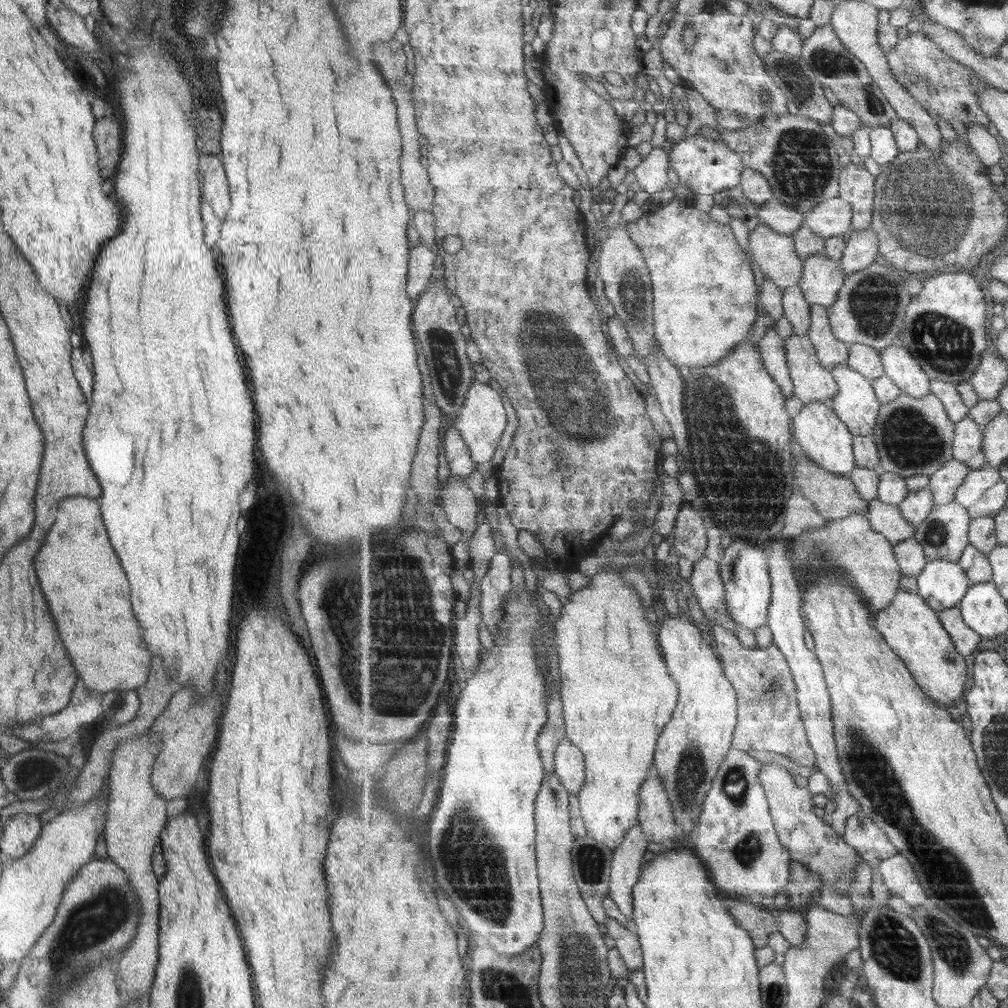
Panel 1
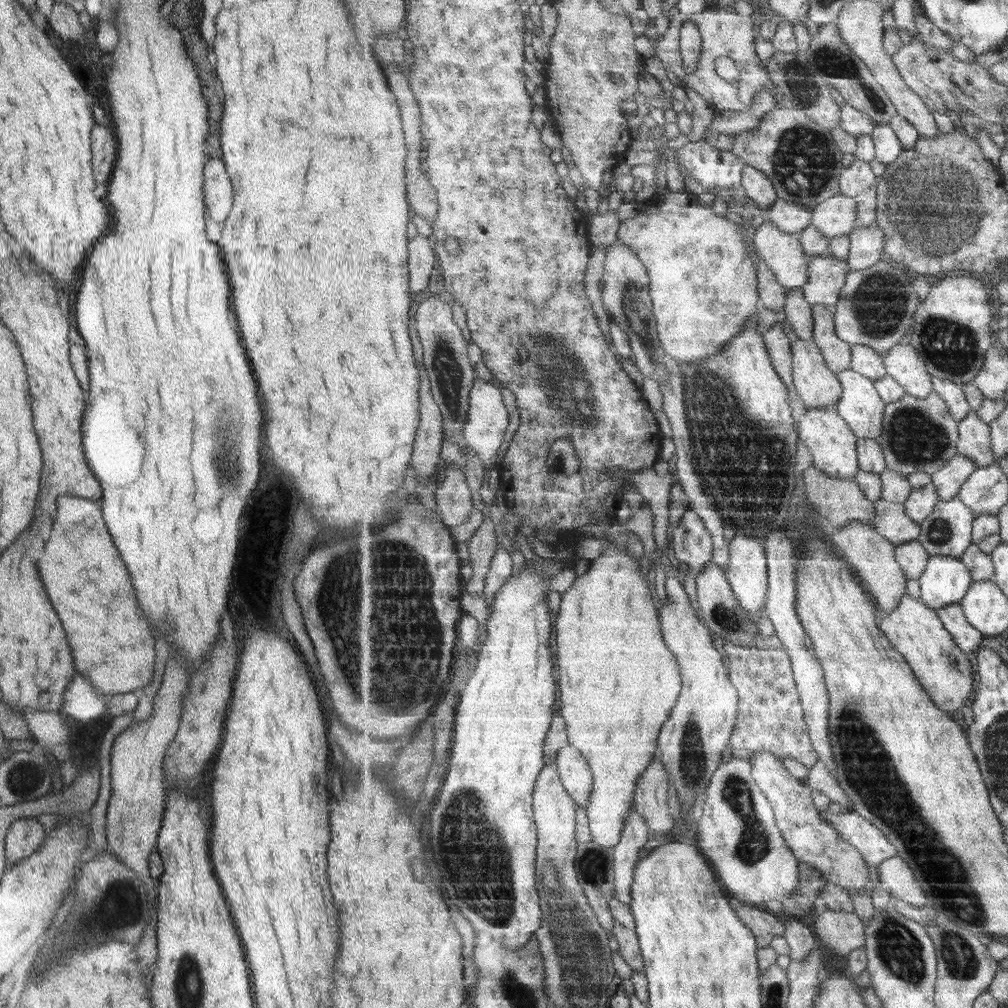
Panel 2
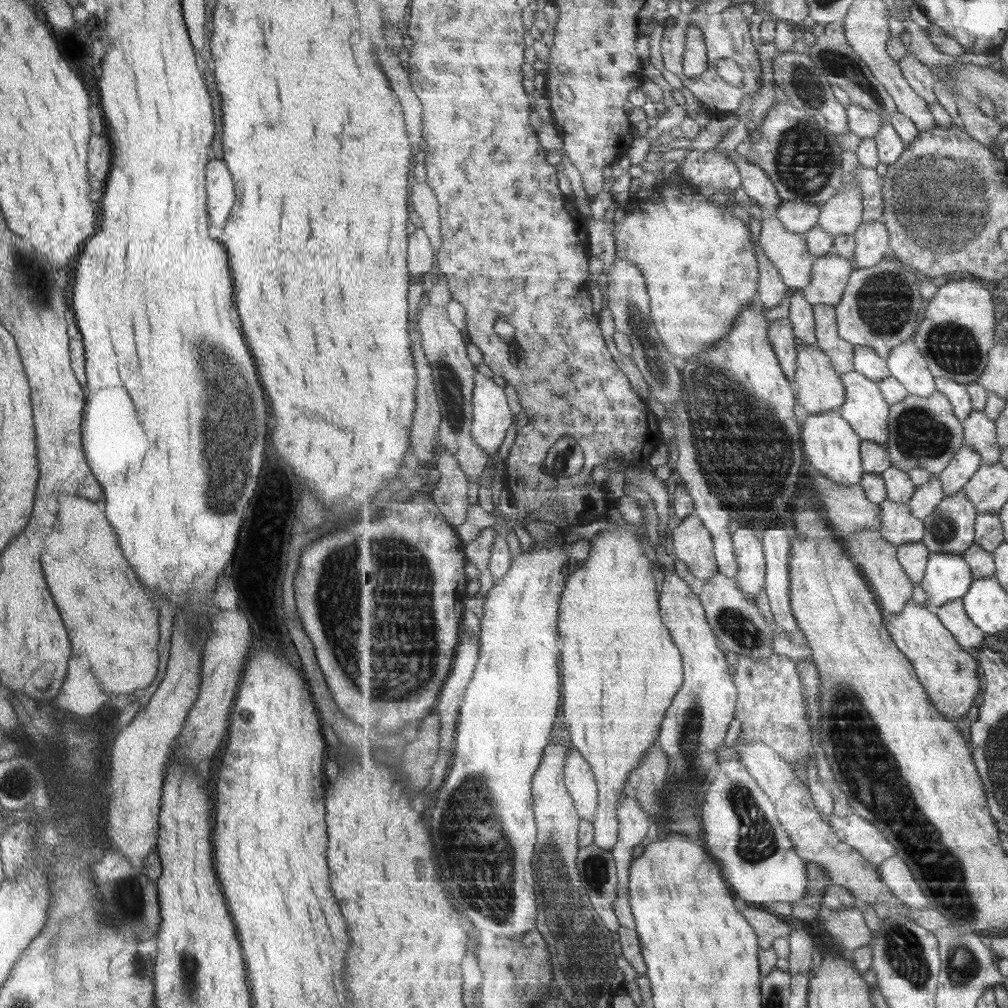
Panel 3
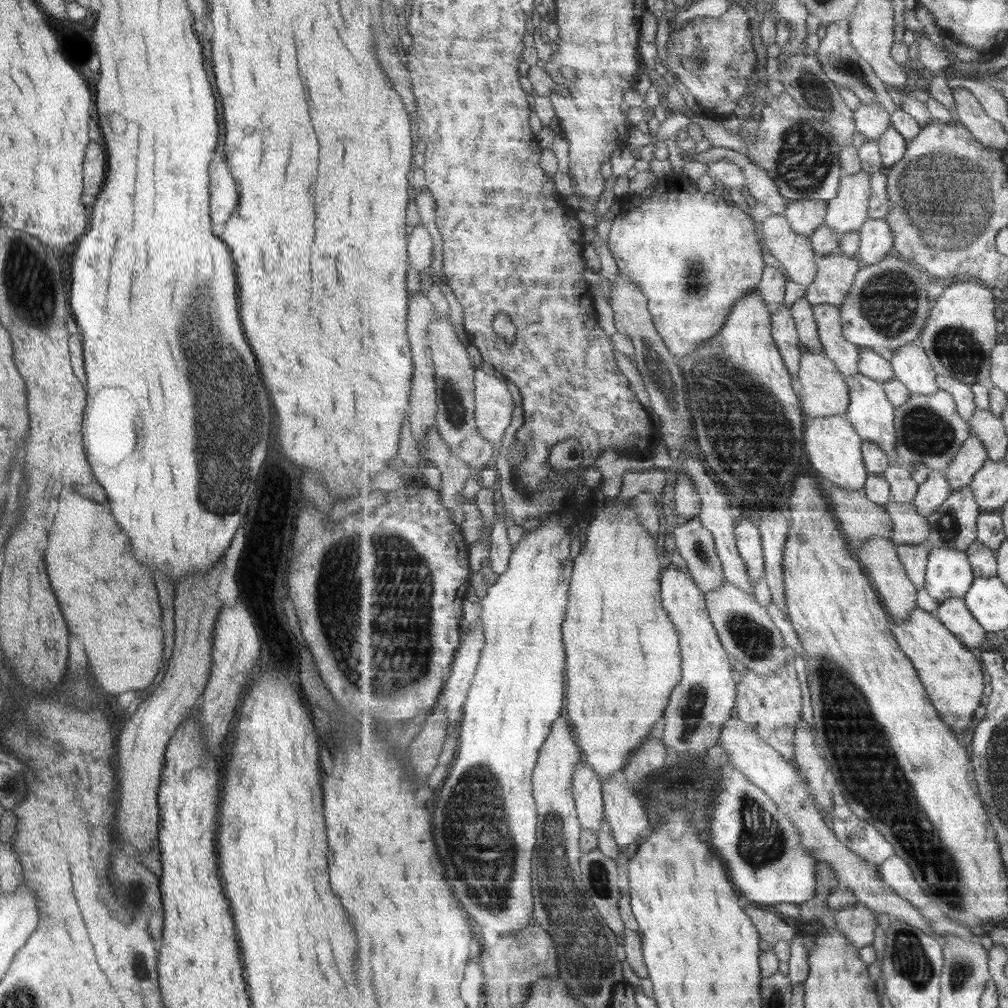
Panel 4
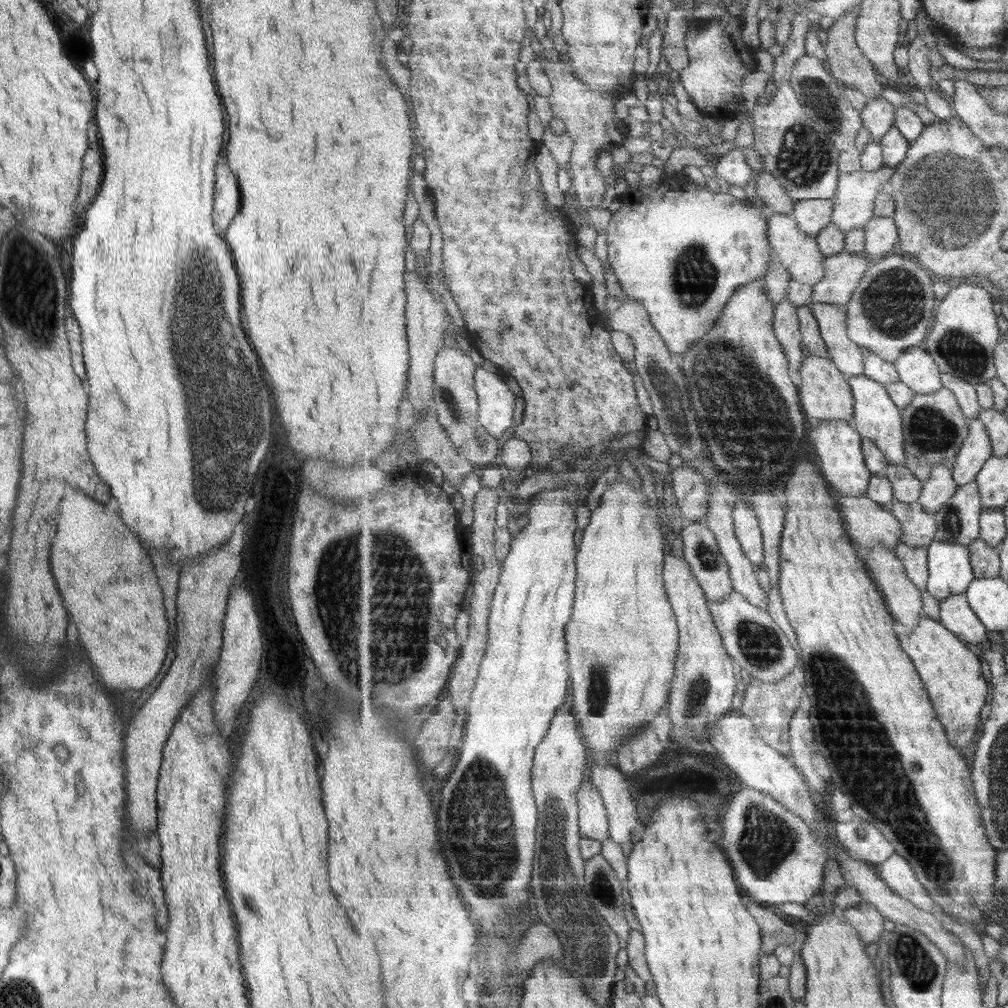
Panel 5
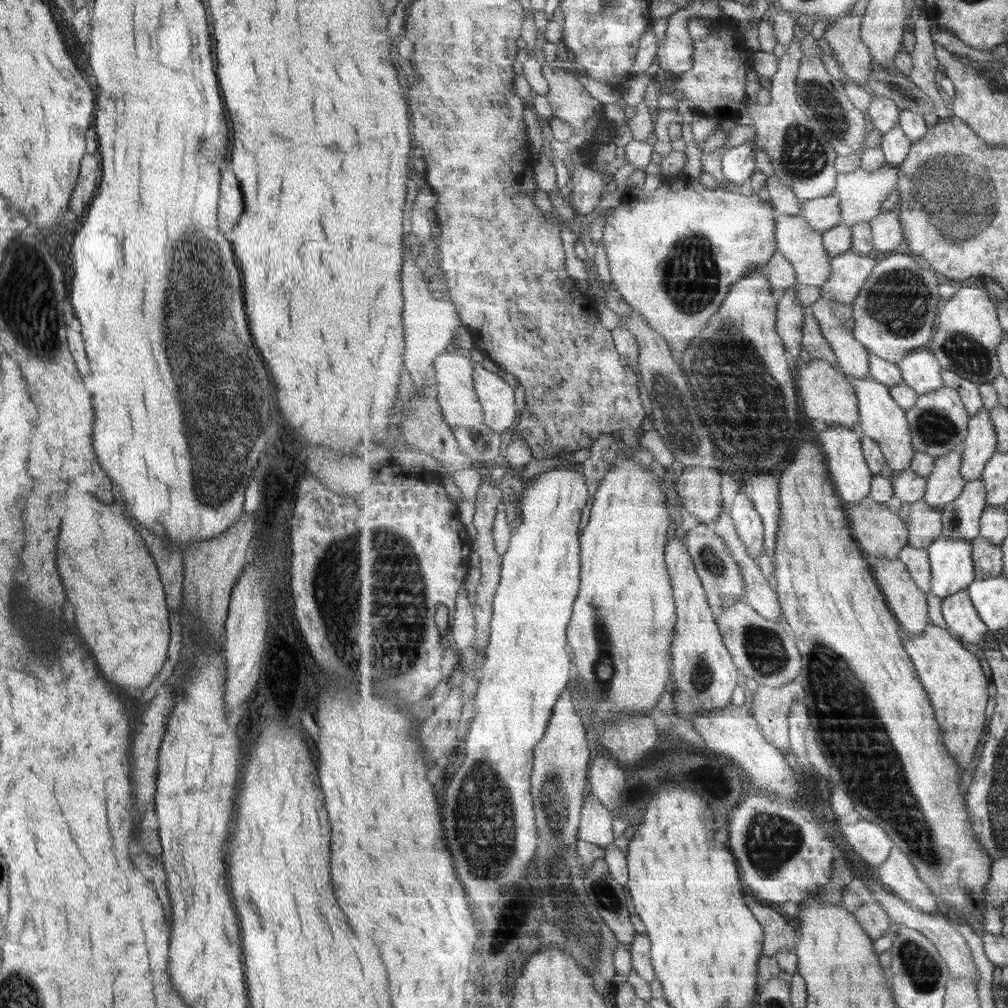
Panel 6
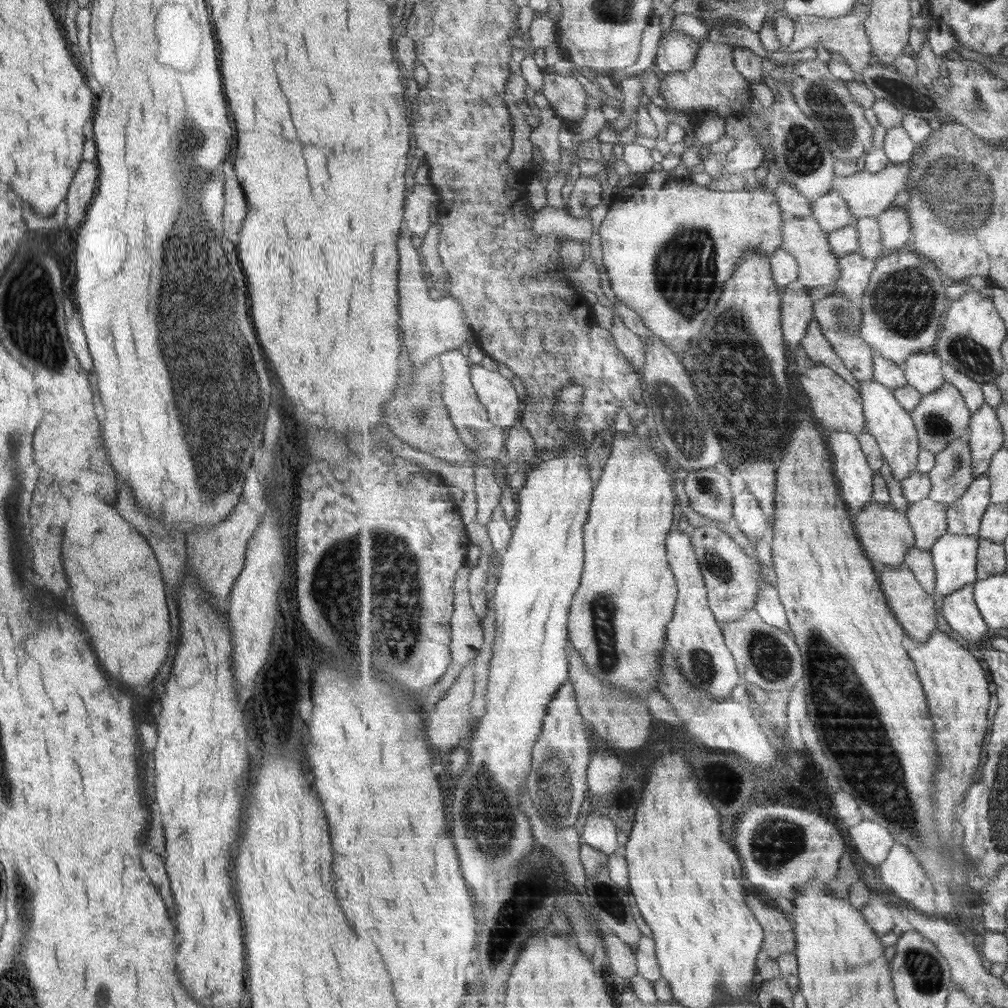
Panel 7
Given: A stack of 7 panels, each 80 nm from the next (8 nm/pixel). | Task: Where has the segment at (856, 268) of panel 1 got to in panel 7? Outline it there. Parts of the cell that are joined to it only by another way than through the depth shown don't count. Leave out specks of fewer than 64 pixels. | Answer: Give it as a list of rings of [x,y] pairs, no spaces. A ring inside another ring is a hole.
[[[893,204],[885,213],[878,216],[880,224],[882,241],[886,246],[886,250],[889,252],[895,252],[899,248],[903,248],[905,244],[912,245],[913,231],[912,222],[910,221],[909,211],[905,207],[900,207]]]

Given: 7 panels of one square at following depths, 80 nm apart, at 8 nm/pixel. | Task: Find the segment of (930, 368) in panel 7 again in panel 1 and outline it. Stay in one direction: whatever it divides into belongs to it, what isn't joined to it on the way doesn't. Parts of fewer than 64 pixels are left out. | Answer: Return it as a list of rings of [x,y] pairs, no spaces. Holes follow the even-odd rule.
[[[896,343],[880,353],[885,375],[892,378],[903,393],[913,398],[923,398],[932,393],[932,380],[905,345]]]

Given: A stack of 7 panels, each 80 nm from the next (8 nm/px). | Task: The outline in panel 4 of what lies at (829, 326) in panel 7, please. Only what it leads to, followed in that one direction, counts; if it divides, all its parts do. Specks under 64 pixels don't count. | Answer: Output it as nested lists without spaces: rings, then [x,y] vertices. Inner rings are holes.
[[[829,304],[814,306],[818,332],[828,358],[835,362],[842,375],[859,372],[860,348],[843,336],[843,323],[839,307]]]

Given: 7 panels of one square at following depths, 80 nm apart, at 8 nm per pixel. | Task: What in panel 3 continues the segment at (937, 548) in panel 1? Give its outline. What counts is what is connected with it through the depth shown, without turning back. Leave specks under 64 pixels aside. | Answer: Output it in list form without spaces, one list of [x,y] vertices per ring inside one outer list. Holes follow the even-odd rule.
[[[964,490],[946,495],[938,509],[924,520],[926,531],[922,542],[931,553],[963,555],[975,543],[978,515]]]

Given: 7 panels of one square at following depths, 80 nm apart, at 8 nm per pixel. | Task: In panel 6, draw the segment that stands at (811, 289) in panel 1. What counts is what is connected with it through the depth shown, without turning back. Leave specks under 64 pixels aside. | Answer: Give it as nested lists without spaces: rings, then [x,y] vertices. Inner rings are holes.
[[[852,250],[833,257],[832,277],[821,286],[821,298],[853,306],[877,264],[877,256],[868,257]]]

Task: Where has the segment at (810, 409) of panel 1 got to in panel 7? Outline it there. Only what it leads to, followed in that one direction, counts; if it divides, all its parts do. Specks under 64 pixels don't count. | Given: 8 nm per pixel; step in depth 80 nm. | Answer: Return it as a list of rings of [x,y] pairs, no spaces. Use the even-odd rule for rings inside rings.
[[[833,431],[827,444],[835,454],[835,472],[839,478],[843,498],[847,499],[852,516],[859,514],[874,496],[874,474],[858,436]]]

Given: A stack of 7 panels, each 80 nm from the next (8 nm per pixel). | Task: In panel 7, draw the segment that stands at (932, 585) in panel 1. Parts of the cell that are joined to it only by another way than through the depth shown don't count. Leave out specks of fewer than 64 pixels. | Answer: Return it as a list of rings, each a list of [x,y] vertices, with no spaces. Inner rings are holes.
[[[945,533],[930,550],[936,568],[936,585],[939,594],[949,596],[964,586],[978,582],[978,554],[980,536]]]

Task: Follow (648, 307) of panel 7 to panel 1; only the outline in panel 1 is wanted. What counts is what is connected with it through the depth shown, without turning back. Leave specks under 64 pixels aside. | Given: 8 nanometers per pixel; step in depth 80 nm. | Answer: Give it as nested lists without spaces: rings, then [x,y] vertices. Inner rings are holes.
[[[675,197],[666,207],[660,207],[654,213],[644,213],[636,221],[628,223],[627,228],[650,267],[654,285],[656,341],[671,363],[682,370],[681,366],[715,366],[733,353],[737,344],[751,338],[753,324],[759,318],[757,282],[749,256],[739,246],[731,226],[719,224],[709,212],[693,207],[689,199],[683,206]]]

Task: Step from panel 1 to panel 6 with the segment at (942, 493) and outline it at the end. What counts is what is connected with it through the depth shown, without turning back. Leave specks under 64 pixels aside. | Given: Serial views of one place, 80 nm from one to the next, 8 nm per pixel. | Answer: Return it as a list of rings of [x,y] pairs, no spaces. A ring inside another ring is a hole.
[[[983,408],[970,417],[969,434],[964,449],[962,475],[966,482],[982,478],[990,458],[997,453],[997,432],[990,412]]]

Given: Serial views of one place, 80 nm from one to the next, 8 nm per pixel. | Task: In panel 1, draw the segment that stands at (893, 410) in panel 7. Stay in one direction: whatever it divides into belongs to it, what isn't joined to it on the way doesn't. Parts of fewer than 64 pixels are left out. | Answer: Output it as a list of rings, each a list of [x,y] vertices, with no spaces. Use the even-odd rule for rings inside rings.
[[[847,364],[836,367],[832,374],[839,385],[837,396],[831,400],[831,405],[843,422],[850,427],[854,436],[872,436],[875,425],[878,424],[878,416],[882,408],[882,402],[878,399],[873,381],[847,366]]]

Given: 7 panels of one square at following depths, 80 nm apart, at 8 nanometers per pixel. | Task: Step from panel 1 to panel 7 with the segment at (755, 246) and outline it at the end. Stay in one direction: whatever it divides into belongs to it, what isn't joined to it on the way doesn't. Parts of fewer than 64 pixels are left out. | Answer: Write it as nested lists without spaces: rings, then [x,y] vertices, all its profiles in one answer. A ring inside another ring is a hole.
[[[786,213],[783,219],[783,247],[785,247],[797,259],[800,266],[798,280],[806,287],[817,288],[836,284],[840,277],[839,257],[834,253],[830,245],[828,233],[822,229],[819,221],[811,215],[810,217],[799,218],[798,216]]]

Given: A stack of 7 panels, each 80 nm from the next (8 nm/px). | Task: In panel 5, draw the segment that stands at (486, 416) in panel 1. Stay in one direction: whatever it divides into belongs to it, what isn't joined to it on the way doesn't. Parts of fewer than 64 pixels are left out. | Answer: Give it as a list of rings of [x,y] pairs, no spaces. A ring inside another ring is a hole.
[[[479,366],[475,373],[476,391],[480,404],[480,422],[489,434],[503,440],[505,430],[513,430],[515,394],[493,372]]]

